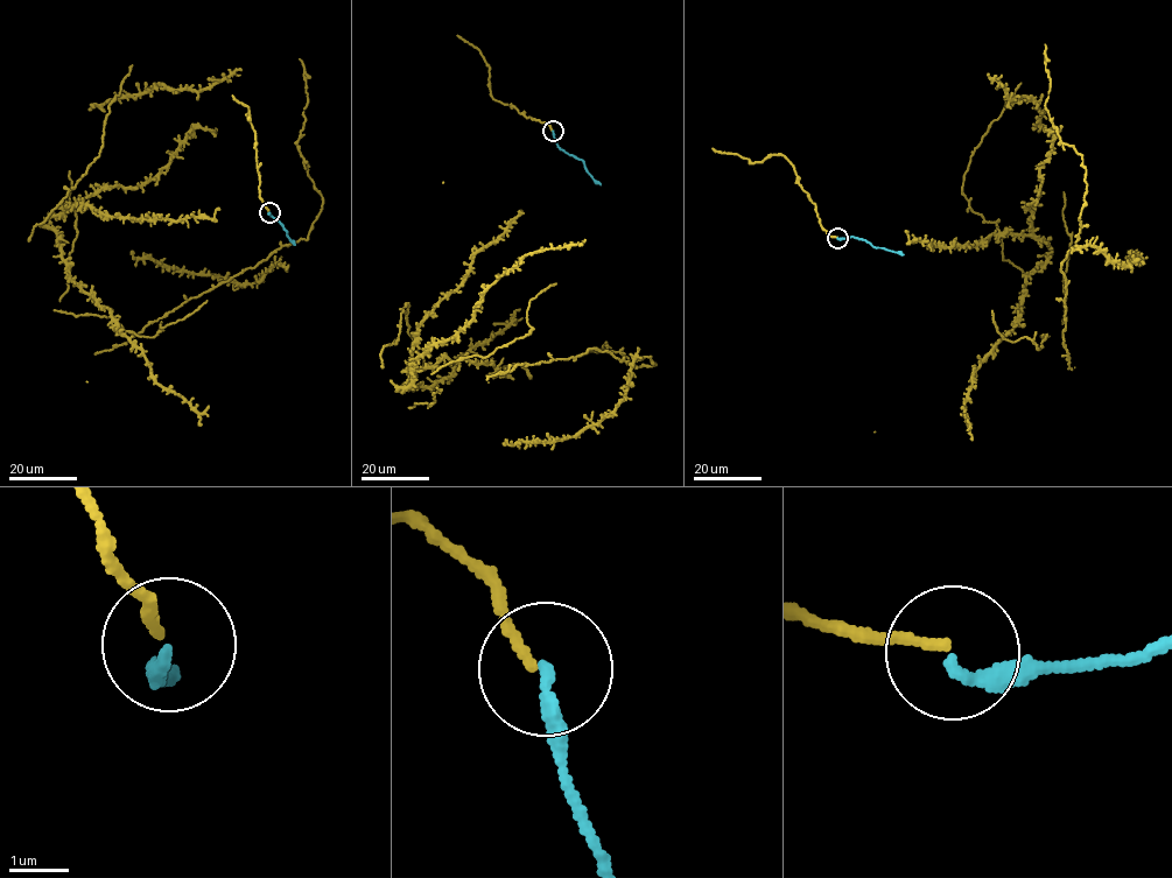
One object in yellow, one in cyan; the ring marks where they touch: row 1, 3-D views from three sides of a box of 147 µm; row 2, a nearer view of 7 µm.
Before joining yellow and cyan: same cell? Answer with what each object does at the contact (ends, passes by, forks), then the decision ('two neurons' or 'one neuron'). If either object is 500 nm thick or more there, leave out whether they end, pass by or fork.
yellow ends there; cyan ends there; one neuron

